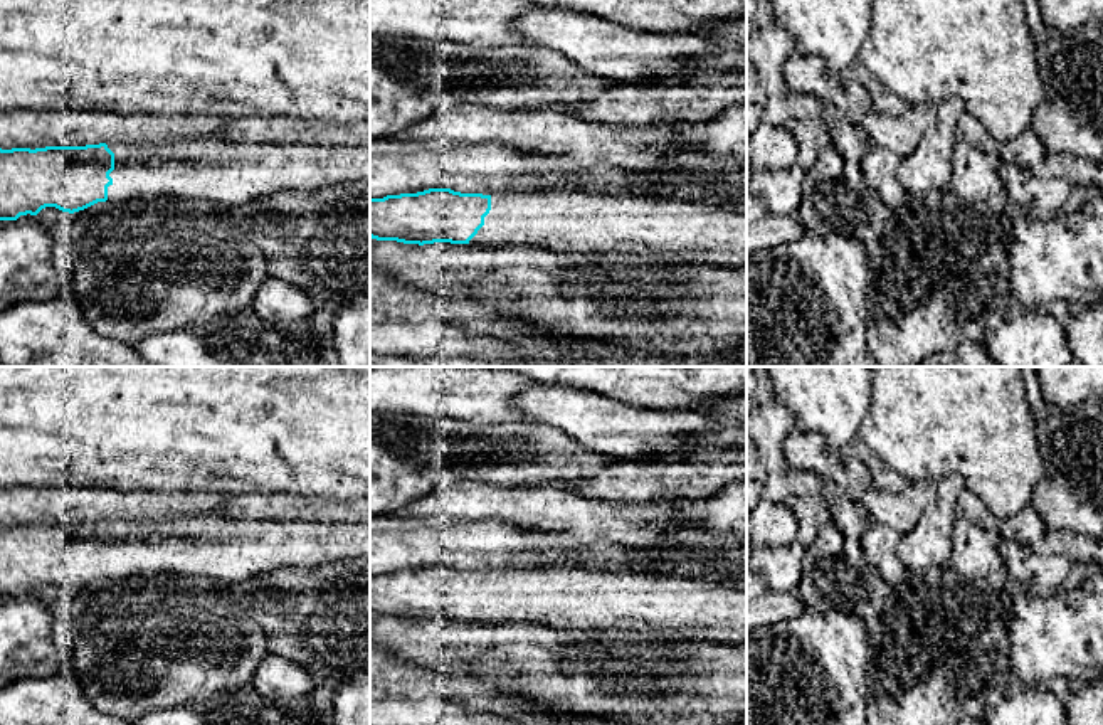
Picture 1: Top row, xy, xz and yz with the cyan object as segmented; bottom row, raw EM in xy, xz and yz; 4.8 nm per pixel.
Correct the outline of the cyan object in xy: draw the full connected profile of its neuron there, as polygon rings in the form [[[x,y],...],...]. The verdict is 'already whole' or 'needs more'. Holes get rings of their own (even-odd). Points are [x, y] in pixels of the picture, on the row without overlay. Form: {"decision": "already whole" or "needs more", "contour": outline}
{"decision": "needs more", "contour": [[[219,515],[165,520],[99,520],[86,523],[0,525],[0,597],[37,592],[45,584],[79,589],[98,579],[177,572],[225,584],[251,580],[281,567],[319,567],[370,557],[370,525],[279,523]]]}

